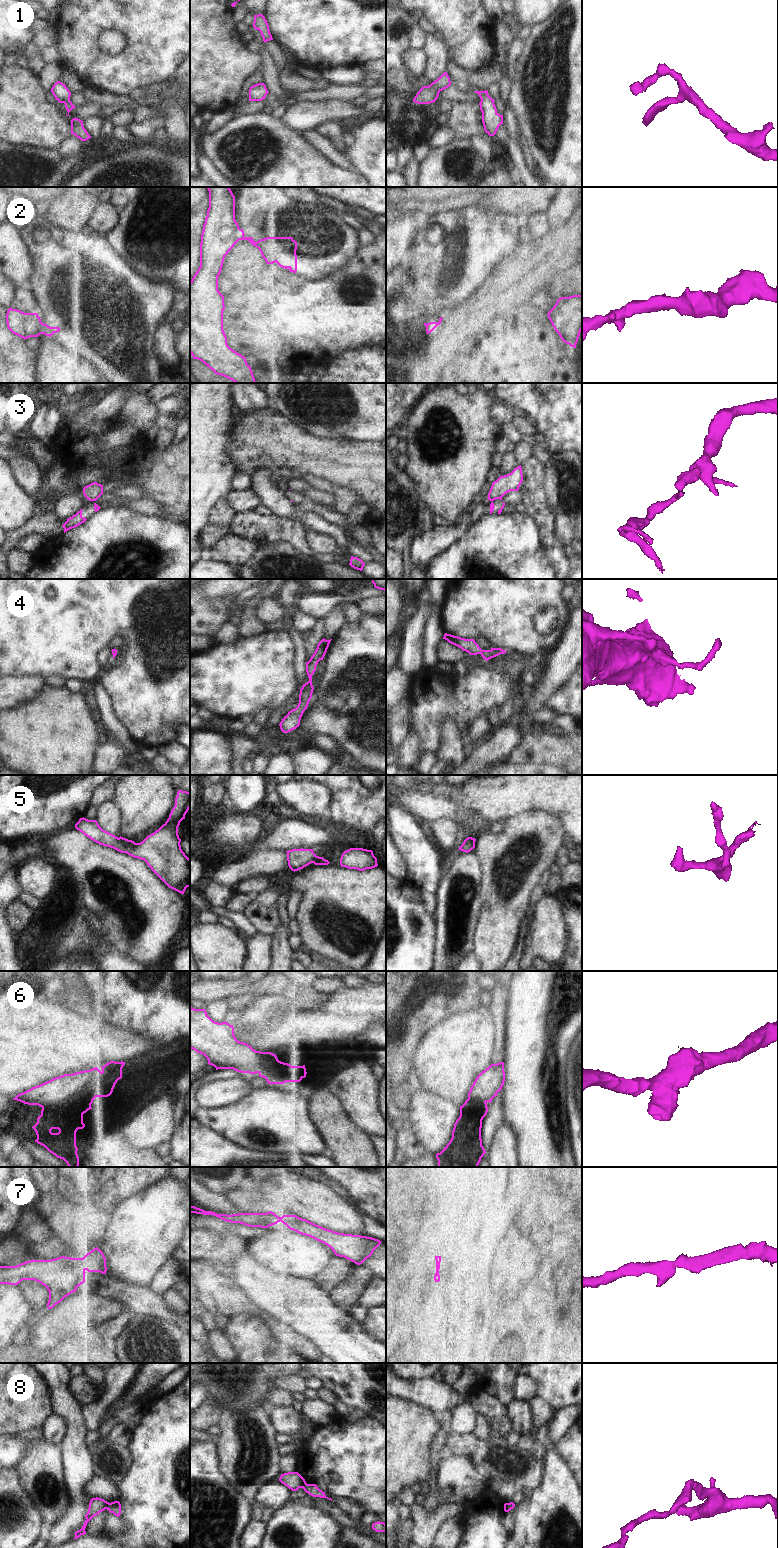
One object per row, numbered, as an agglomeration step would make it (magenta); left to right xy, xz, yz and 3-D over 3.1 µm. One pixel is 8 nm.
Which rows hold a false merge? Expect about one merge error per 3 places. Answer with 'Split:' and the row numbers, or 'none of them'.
Split: 2, 3, 6, 8

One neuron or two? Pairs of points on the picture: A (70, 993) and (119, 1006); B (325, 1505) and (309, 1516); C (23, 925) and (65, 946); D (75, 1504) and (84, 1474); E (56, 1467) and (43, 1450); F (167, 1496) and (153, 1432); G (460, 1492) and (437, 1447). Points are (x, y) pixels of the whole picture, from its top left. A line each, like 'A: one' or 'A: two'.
A: two
B: two
C: two
D: one
E: one
F: one
G: two

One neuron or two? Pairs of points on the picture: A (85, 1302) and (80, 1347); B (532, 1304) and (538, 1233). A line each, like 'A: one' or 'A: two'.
A: two
B: one

